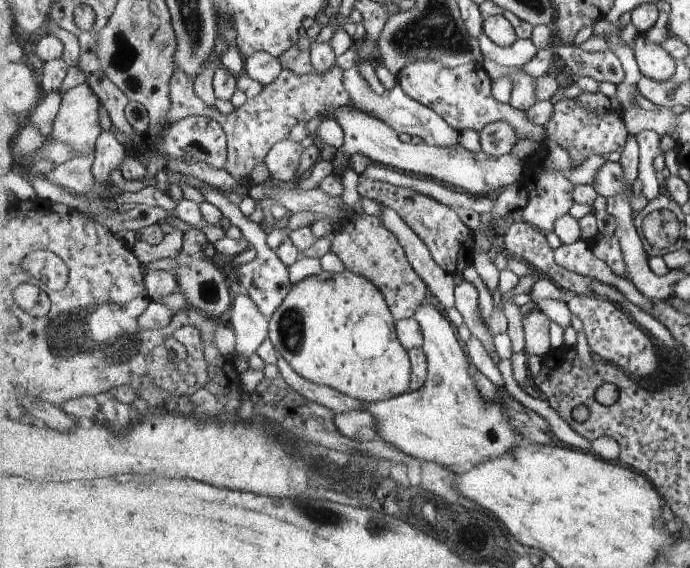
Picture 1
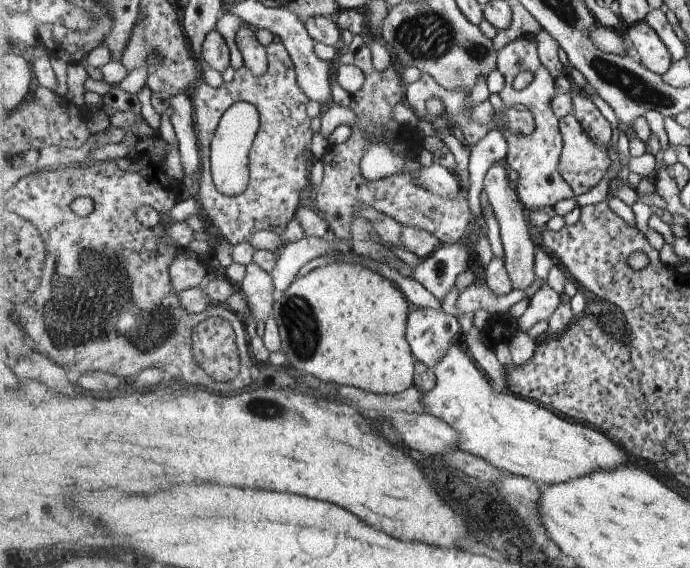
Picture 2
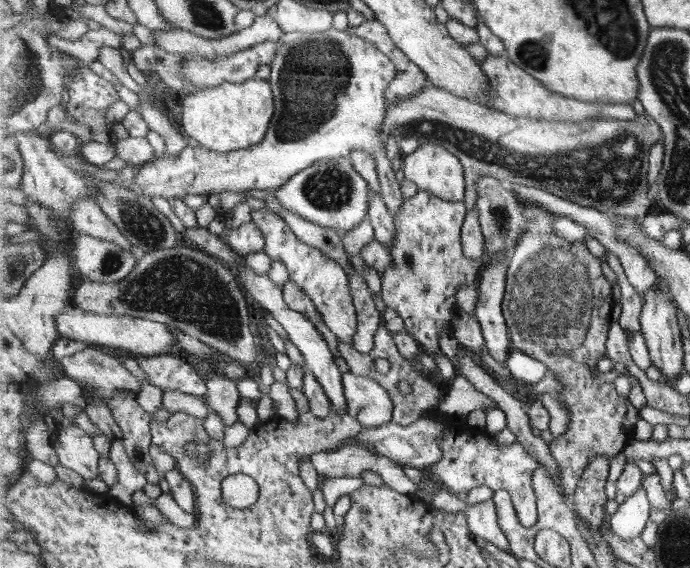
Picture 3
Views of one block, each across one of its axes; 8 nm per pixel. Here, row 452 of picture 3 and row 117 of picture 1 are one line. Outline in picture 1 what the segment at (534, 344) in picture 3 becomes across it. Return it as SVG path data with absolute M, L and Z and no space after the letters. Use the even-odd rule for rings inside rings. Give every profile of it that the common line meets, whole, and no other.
M560 96L554 101L554 113L547 124L547 139L551 139L567 150L568 158L574 166L581 166L591 154L598 154L606 158L613 152L621 153L631 132L624 119L619 118L614 110L599 114L596 110L585 108L575 98Z

